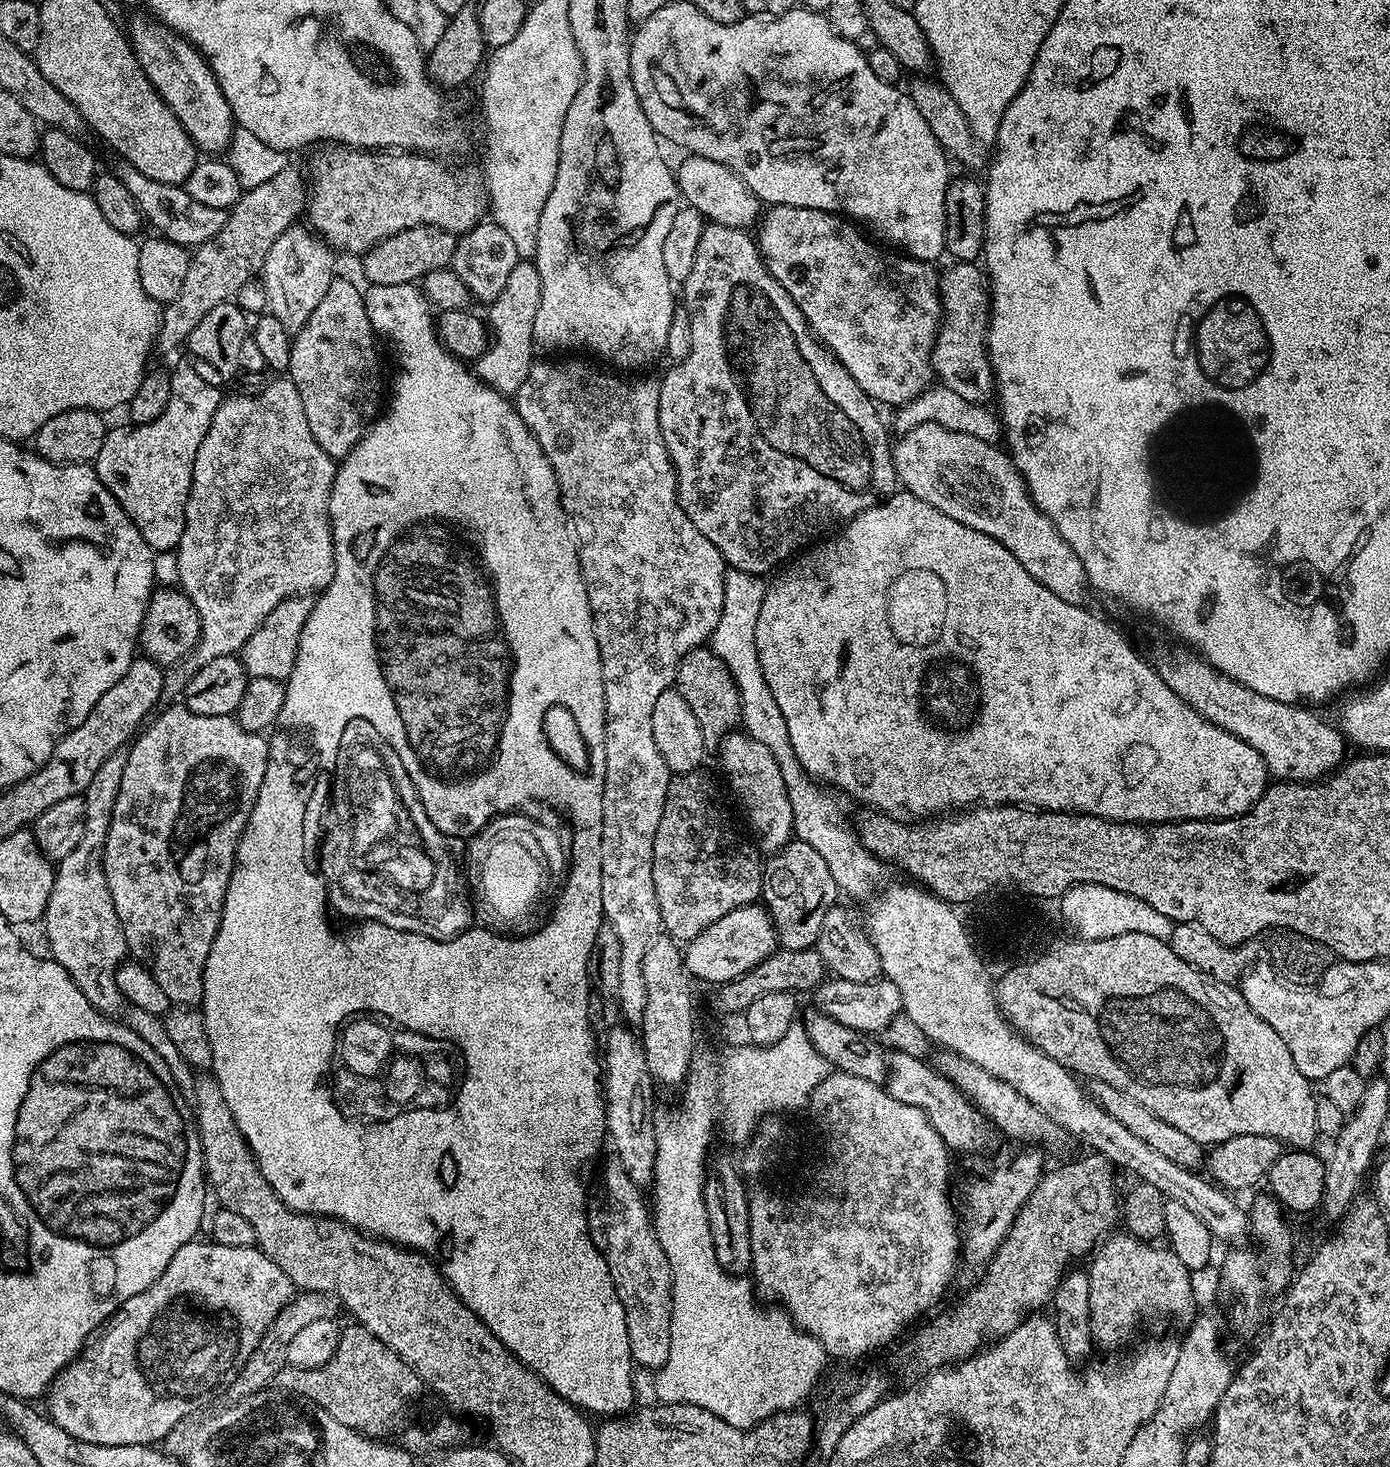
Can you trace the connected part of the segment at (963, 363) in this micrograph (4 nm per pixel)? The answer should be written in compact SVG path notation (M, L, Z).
M956 262L951 266L940 276L940 305L944 307L944 315L932 347L932 371L943 387L954 390L966 402L987 405L996 387L988 361L988 317L992 306L988 273L976 262Z

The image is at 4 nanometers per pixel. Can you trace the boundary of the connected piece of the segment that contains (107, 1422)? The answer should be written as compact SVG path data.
M194 1238L190 1243L184 1244L178 1250L178 1254L170 1258L170 1266L162 1270L160 1277L149 1288L142 1290L142 1294L134 1294L109 1320L105 1320L99 1331L85 1343L80 1355L57 1374L46 1393L46 1401L48 1400L46 1412L58 1426L62 1426L62 1430L66 1430L66 1434L82 1442L94 1442L98 1446L155 1445L160 1442L156 1440L170 1435L175 1430L176 1424L182 1423L195 1410L196 1403L203 1396L210 1395L219 1384L231 1385L236 1375L242 1370L242 1366L250 1358L250 1354L254 1352L254 1346L258 1344L270 1322L288 1305L294 1295L294 1285L290 1282L290 1278L286 1278L286 1274L282 1274L282 1270L278 1270L278 1266L274 1266L274 1262L270 1262L270 1258L266 1258L266 1254L259 1248L222 1246L207 1239L206 1241L200 1239Z

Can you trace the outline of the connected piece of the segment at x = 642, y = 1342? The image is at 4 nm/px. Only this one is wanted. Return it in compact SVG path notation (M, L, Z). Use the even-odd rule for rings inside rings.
M611 1162L604 1168L600 1176L600 1185L588 1198L588 1230L596 1249L604 1256L612 1281L616 1287L618 1298L626 1314L626 1334L630 1342L632 1359L637 1365L651 1370L659 1370L666 1366L666 1357L670 1354L670 1314L672 1313L672 1279L670 1278L670 1262L666 1262L666 1254L656 1237L652 1226L652 1217L642 1190L634 1182L630 1182L630 1174L622 1170L618 1162Z

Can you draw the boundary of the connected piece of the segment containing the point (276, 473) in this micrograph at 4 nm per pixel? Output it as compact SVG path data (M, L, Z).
M272 378L261 392L252 392L249 396L228 396L221 399L218 410L214 414L214 422L210 422L210 430L206 430L206 438L202 438L202 446L198 446L198 454L194 454L194 474L190 494L186 502L186 522L182 530L180 543L174 551L177 556L179 587L194 602L194 610L198 610L200 619L200 640L196 649L185 656L179 664L169 667L164 673L164 696L179 697L188 685L189 676L193 676L206 662L214 662L214 658L234 656L244 647L246 638L266 622L270 610L291 596L319 594L334 578L334 542L332 541L332 519L328 513L330 506L330 490L334 486L334 478L338 467L337 461L318 442L314 442L314 434L310 434L310 425L306 422L306 410L302 410L302 398L298 394L298 386L290 378Z

